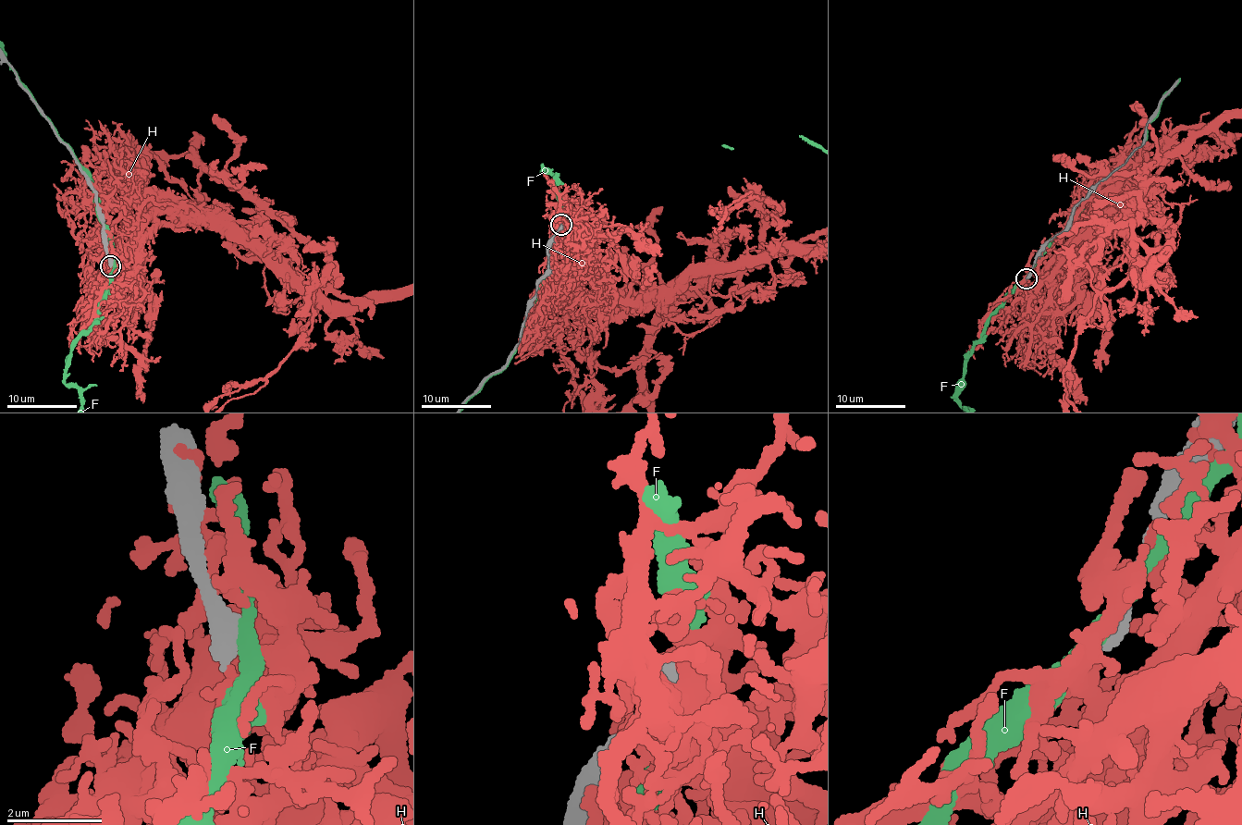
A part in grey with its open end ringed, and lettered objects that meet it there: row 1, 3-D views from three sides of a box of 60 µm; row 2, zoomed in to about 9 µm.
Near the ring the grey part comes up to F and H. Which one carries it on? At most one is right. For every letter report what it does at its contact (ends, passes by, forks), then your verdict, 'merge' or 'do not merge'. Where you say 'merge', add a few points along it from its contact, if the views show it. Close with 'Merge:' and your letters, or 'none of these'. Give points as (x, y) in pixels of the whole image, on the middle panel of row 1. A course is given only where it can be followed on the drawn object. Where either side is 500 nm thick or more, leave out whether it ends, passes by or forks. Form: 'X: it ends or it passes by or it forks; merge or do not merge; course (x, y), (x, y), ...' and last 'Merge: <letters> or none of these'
F: do not merge
H: it forks; do not merge
Merge: none of these

